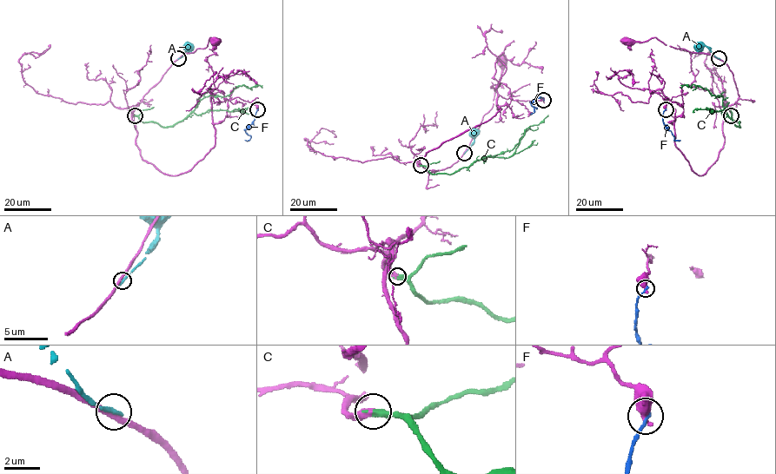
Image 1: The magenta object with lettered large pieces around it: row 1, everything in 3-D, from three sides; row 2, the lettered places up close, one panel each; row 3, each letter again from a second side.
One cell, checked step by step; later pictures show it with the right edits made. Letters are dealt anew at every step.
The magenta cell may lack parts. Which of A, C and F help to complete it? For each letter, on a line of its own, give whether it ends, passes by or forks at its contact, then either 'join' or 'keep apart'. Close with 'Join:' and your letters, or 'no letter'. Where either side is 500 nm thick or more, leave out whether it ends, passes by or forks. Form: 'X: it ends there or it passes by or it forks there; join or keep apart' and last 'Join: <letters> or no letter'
A: it ends there; keep apart
C: it ends there; join
F: keep apart
Join: C

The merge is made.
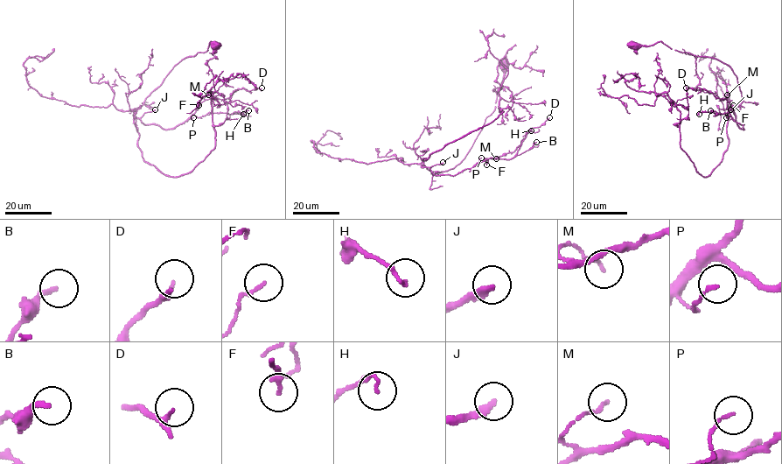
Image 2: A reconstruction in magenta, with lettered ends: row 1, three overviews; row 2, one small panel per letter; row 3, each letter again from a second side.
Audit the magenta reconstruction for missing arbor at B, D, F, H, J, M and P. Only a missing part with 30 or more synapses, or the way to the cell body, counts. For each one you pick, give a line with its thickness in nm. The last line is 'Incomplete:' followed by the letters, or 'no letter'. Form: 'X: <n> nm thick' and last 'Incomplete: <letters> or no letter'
J: 280 nm thick
Incomplete: J

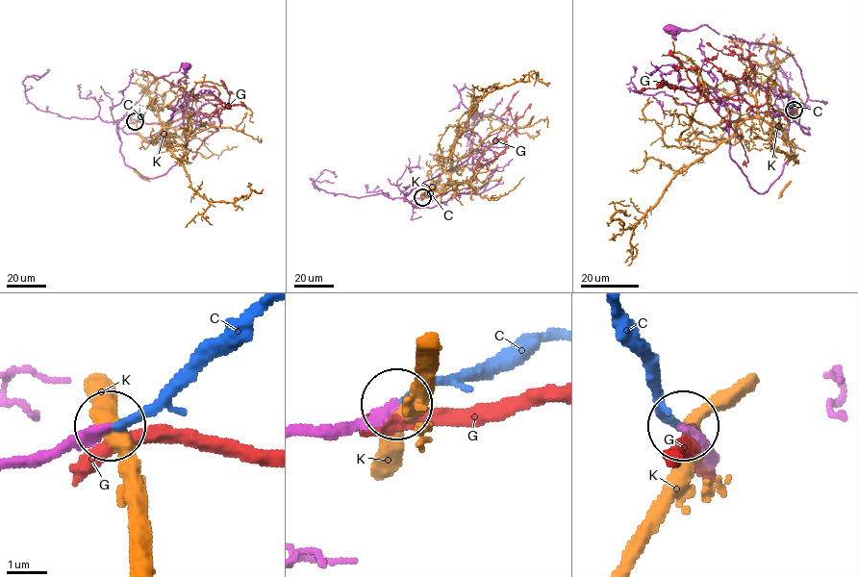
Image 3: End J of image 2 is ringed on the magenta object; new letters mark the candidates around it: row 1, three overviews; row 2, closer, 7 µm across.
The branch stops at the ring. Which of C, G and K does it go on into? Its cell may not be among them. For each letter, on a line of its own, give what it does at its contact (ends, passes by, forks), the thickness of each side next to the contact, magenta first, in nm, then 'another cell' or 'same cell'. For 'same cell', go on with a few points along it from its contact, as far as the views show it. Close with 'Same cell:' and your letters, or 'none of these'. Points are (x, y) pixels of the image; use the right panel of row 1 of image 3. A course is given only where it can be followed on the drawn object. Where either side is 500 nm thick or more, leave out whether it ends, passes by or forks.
C: it ends | 280/200 nm | same cell | via (793, 110), (790, 96)
G: 340/500 nm | another cell
K: it passes by | 300/400 nm | another cell
Same cell: C

